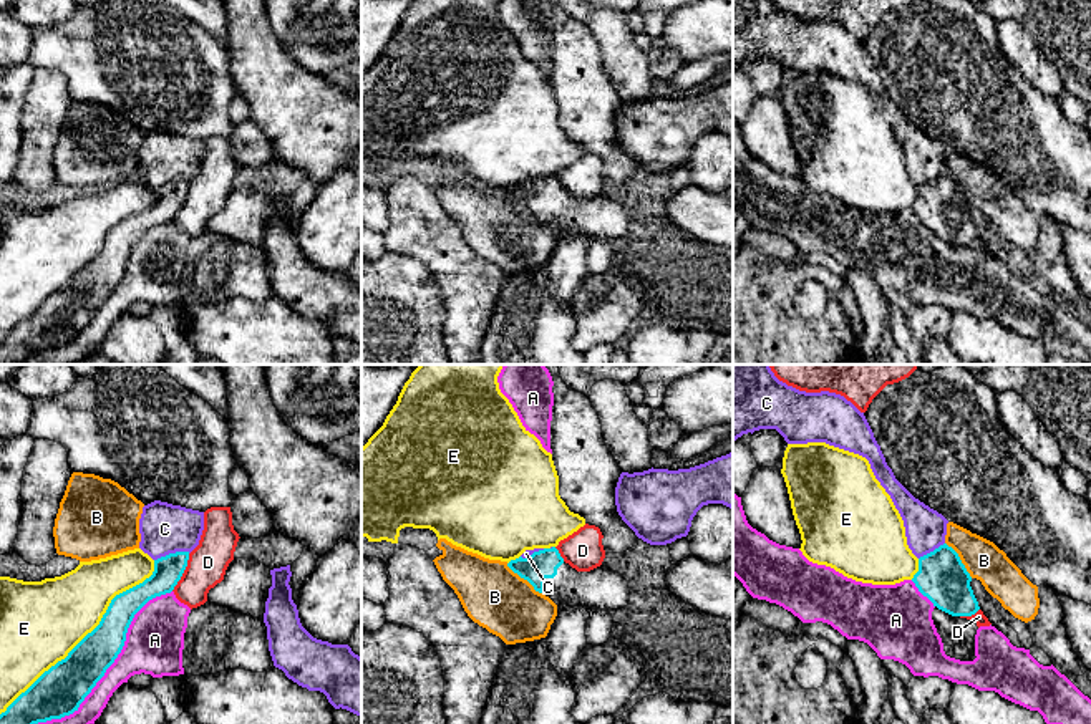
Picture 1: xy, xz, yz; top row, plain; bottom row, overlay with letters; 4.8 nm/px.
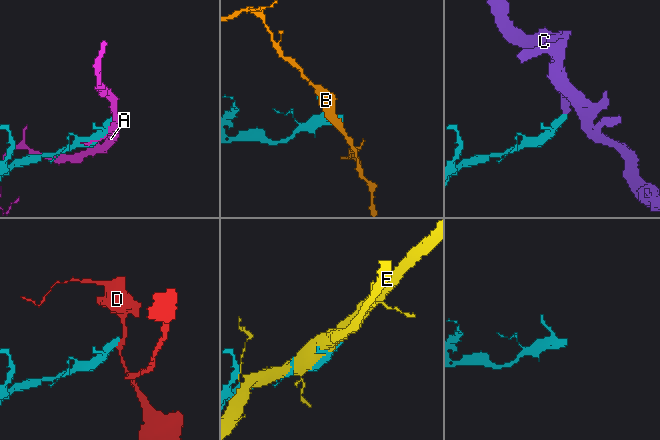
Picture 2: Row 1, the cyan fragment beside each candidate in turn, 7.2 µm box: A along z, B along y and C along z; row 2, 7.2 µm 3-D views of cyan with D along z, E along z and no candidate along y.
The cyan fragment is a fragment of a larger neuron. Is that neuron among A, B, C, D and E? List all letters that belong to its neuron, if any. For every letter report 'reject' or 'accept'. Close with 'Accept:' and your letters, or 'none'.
A: reject
B: reject
C: reject
D: reject
E: reject
Accept: none

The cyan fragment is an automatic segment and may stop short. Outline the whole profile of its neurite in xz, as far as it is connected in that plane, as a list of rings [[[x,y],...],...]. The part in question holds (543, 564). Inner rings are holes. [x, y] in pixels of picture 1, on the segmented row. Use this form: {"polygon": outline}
{"polygon": [[[555,547],[516,558],[507,567],[527,580],[536,591],[549,596],[557,606],[587,606],[613,611],[628,605],[628,582],[604,565],[577,572],[564,562]]]}

